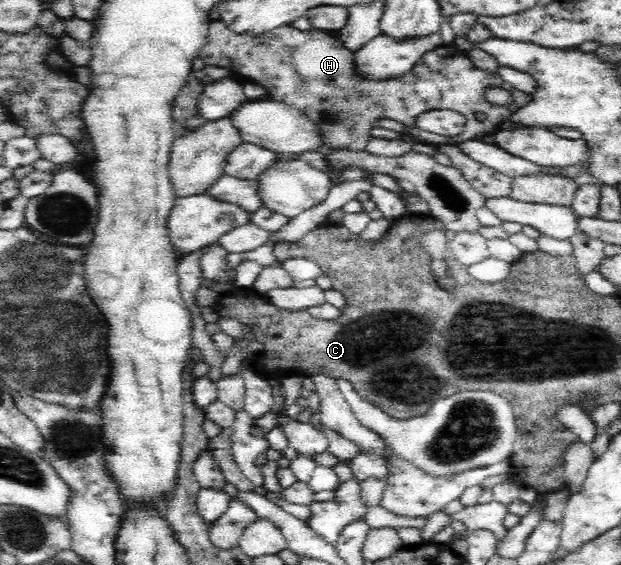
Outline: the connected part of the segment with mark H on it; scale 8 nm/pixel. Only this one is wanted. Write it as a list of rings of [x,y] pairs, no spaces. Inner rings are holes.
[[[216,16],[210,17],[207,23],[207,34],[205,35],[205,44],[197,51],[197,56],[207,64],[218,65],[228,68],[236,75],[236,78],[242,81],[253,82],[266,91],[267,99],[278,99],[304,110],[306,115],[314,122],[322,126],[324,136],[326,136],[326,145],[330,148],[340,149],[365,149],[366,140],[370,137],[369,131],[377,125],[381,118],[394,119],[398,121],[406,134],[416,142],[425,144],[457,144],[472,139],[480,132],[496,132],[495,125],[500,118],[514,113],[517,109],[532,103],[536,96],[530,92],[520,91],[513,85],[507,84],[497,71],[486,70],[476,66],[474,60],[466,49],[458,45],[440,45],[432,51],[426,52],[415,63],[415,66],[406,75],[400,79],[392,81],[361,81],[353,74],[353,54],[346,51],[336,37],[330,36],[321,29],[310,28],[300,30],[294,27],[291,22],[286,22],[280,27],[270,28],[270,31],[260,32],[254,35],[252,32],[237,32],[226,25],[224,20]],[[497,89],[505,91],[510,102],[492,102],[488,98],[488,91]],[[435,109],[451,109],[466,116],[466,127],[460,135],[445,136],[432,133],[418,126],[418,117],[428,111]],[[478,115],[484,115],[484,120],[480,121]]]

